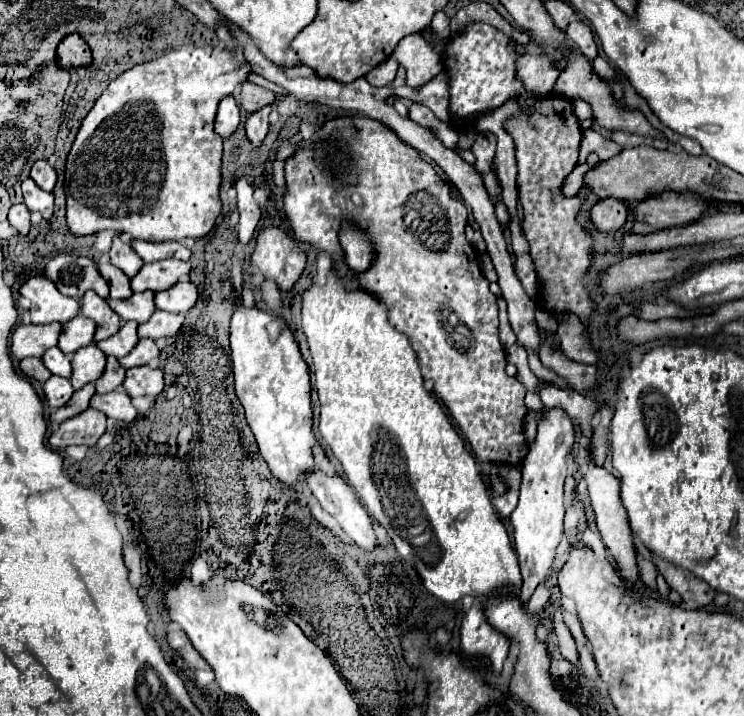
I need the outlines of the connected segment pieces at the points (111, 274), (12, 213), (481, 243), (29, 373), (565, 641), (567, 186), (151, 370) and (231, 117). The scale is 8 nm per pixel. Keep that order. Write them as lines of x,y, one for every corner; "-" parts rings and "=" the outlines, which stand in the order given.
111,263
105,265
97,265
101,269
101,275
109,281
109,289
111,289
111,299
127,299
133,295
131,291
131,281
125,273
121,273
121,269
117,269
=
25,203
13,205
9,209
9,223
19,231
19,235
27,235
31,229
31,221
29,221
29,209
=
467,223
465,228
466,238
469,243
479,252
486,251
486,244
480,230
474,230
470,224
=
27,357
27,359
23,359
23,361
19,363
19,369
23,371
25,377
33,377
33,379
37,379
37,381
41,381
41,383
45,383
45,381
51,377
49,369
47,369
47,367
43,365
43,361
37,359
37,357
=
557,617
553,625
555,625
555,633
557,633
557,637
559,637
561,655
563,655
567,661
571,661
573,665
577,665
577,663
579,663
579,653
577,653
577,645
575,645
575,641
573,641
567,625
563,623
561,617
=
585,163
585,165
577,165
577,167
565,177
565,181
563,181
563,185
561,185
561,195
565,195
565,197
575,195
575,193
583,187
583,175
585,175
587,169
589,169
587,163
=
151,365
133,367
127,371
123,387
129,393
129,397
141,397
141,395
157,397
163,391
163,371
=
233,95
223,97
219,103
217,119
215,119
215,131
221,137
229,137
237,129
237,125
239,125
239,105

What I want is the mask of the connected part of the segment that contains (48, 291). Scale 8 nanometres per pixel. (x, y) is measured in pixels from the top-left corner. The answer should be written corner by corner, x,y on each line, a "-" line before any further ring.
43,275
27,279
21,285
19,293
31,301
29,313
31,313
31,321
35,325
45,325
45,323
53,323
53,321
67,323
81,313
79,301
59,293
59,289
53,285
53,281
49,281

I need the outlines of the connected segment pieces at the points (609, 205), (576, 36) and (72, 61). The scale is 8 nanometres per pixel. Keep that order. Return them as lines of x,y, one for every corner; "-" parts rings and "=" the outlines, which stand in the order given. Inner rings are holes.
603,199
593,205
589,221
599,229
599,231
615,231
623,227
627,219
627,207
623,201
617,199
=
571,21
565,33
567,33
567,39
569,39
583,55
587,55
589,59
595,59
595,57
597,57
597,45
595,45
593,33
591,33
591,29
589,29
587,23
583,23
583,21
=
67,35
65,41
61,41
61,45
57,47
57,63
63,69
87,67
91,63
89,45
77,35

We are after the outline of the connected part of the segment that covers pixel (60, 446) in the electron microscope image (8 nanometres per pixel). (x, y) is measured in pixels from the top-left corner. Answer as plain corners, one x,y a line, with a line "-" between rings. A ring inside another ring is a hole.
87,409
85,413
67,419
59,425
59,429
49,437
51,449
63,451
69,445
95,445
97,439
107,429
107,415
97,409

